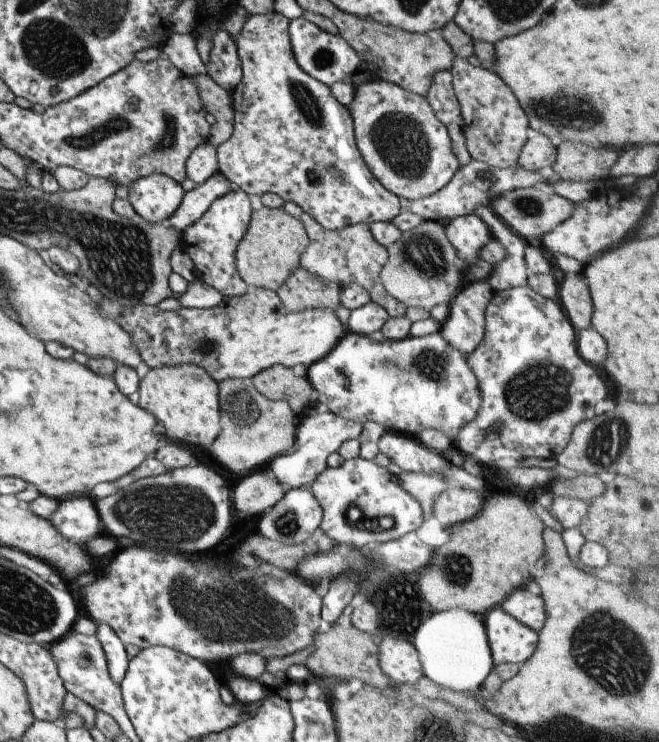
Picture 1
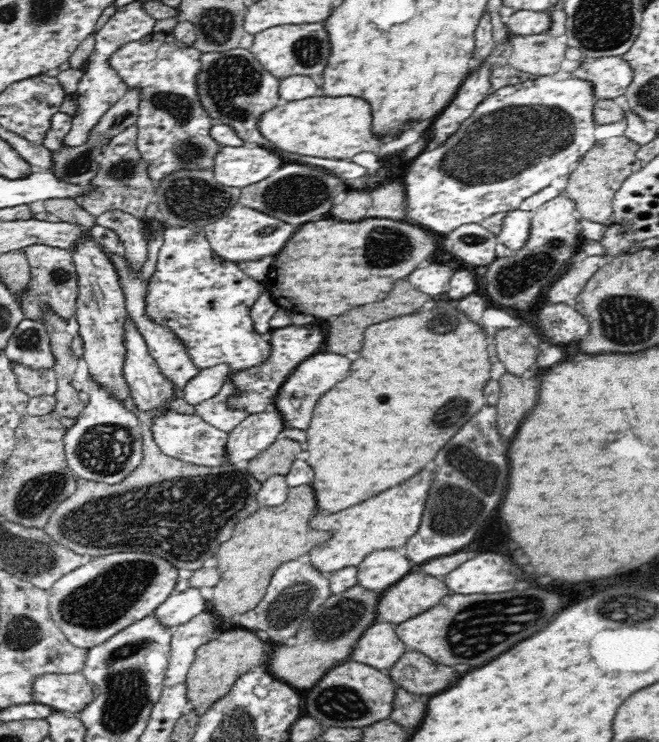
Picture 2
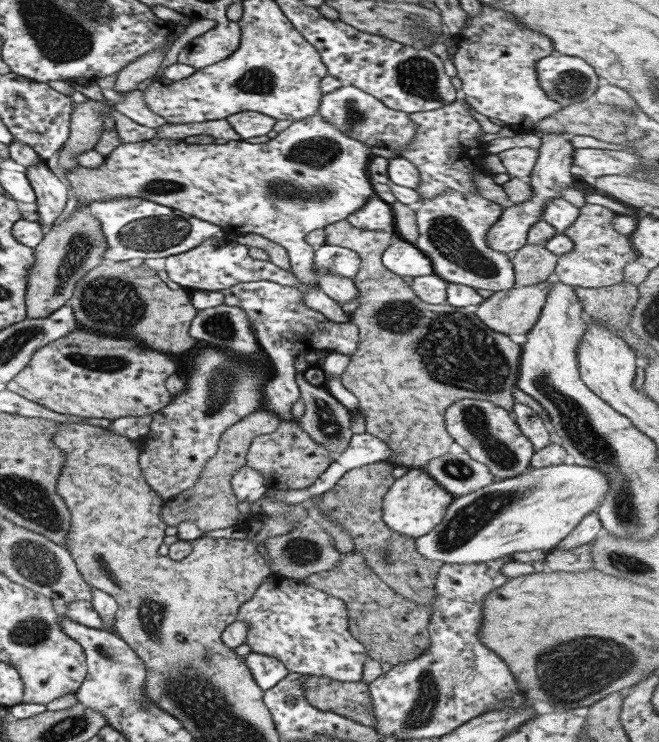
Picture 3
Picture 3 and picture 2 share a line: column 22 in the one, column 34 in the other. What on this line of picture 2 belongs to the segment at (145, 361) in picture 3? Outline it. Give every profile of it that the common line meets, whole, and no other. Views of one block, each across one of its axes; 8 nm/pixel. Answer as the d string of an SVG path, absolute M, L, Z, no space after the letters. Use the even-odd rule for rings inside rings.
M11 361L14 374L18 377L19 389L29 398L34 396L50 396L56 392L56 373L53 369L34 370L26 365Z

